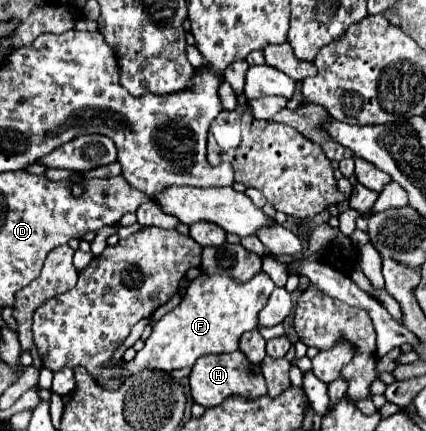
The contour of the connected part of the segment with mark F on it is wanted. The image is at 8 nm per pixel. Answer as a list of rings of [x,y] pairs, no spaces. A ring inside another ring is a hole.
[[[263,271],[247,283],[231,277],[199,275],[187,285],[181,303],[167,315],[163,315],[161,321],[153,327],[153,333],[145,341],[145,347],[137,353],[133,361],[125,363],[125,369],[131,375],[137,375],[143,369],[175,371],[183,367],[193,367],[199,357],[209,353],[237,351],[241,335],[257,329],[259,311],[269,301],[271,291],[273,281]]]

